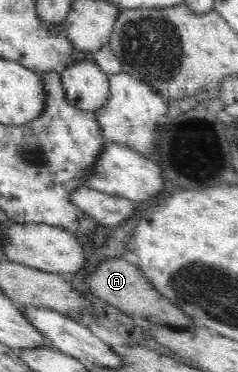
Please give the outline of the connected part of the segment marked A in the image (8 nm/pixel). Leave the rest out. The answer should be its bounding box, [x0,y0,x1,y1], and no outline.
[86,258,194,328]

